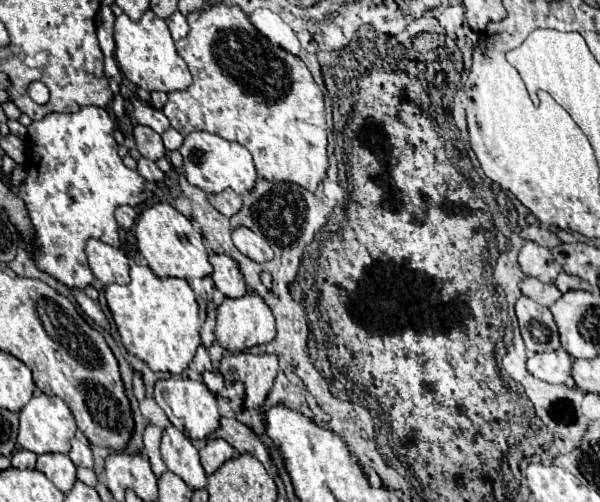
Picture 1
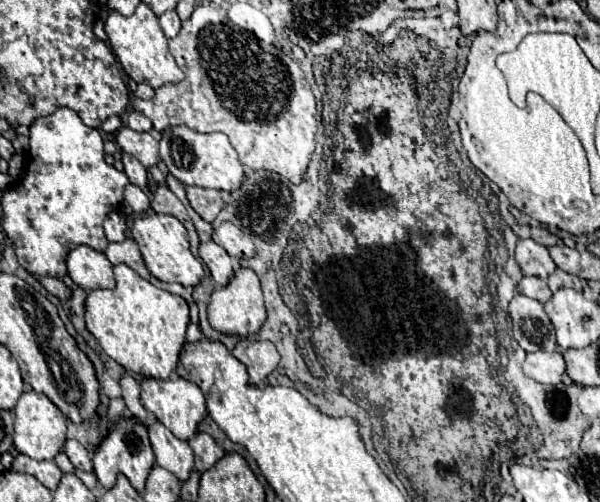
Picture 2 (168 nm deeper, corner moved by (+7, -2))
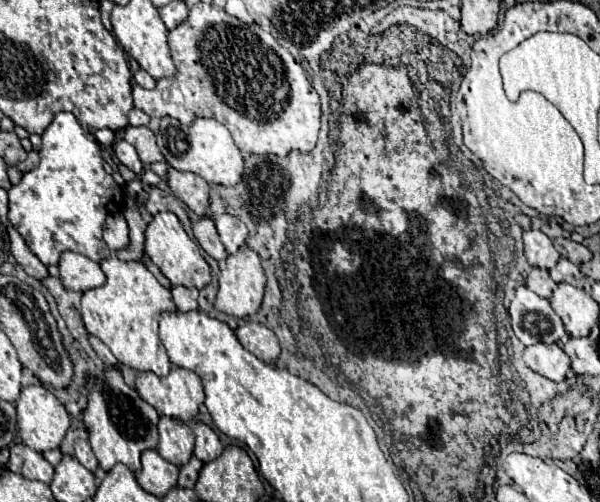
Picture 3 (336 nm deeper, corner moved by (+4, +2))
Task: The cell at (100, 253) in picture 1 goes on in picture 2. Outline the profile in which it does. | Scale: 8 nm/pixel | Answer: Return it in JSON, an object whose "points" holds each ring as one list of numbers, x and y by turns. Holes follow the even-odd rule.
{"points":[[77,246,67,256,67,274,71,280,81,286,83,290,95,290,95,288,113,288,115,276,113,276,113,264,107,260,105,254,89,248,89,246]]}

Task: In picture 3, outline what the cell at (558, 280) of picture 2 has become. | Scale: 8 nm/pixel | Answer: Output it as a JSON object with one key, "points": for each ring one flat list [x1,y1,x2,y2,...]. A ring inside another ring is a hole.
{"points":[[560,258,558,264,550,270,550,276,554,282,566,282,566,284,572,284,572,286,578,286,582,288,584,286,584,274,572,264,568,262,566,258]]}

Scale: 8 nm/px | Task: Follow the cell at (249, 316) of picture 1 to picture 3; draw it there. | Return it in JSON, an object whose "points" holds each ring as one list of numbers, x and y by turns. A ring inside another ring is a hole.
{"points":[[242,246,236,254,228,256,222,266,220,266,220,278,218,278,218,294,216,294,216,302,214,308,218,312,224,312,228,316,234,318,250,318,254,316,260,306,262,306,262,298,264,298,264,286,266,286,266,276,264,270,260,266,260,258,254,250,250,250,248,246]]}

